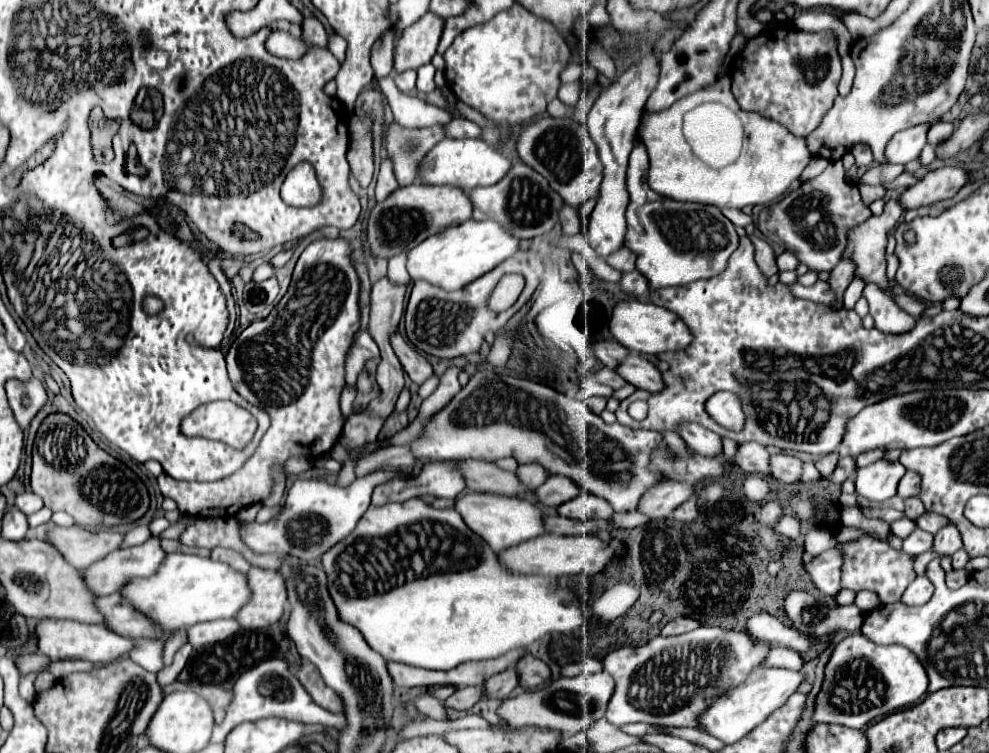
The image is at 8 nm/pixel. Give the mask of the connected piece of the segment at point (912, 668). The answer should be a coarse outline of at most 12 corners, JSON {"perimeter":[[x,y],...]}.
{"perimeter":[[855,633],[833,649],[815,721],[863,731],[919,703],[925,667]]}

